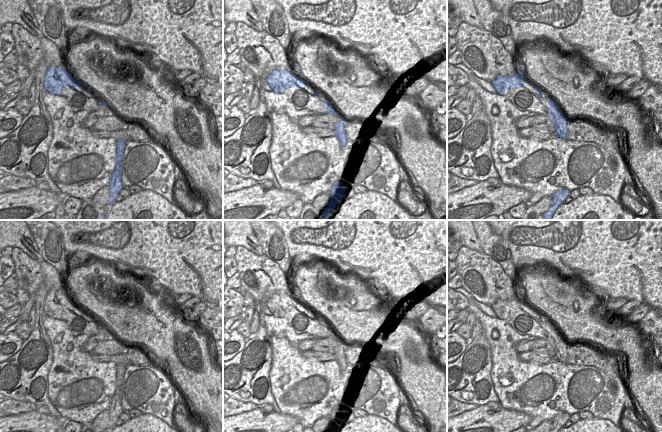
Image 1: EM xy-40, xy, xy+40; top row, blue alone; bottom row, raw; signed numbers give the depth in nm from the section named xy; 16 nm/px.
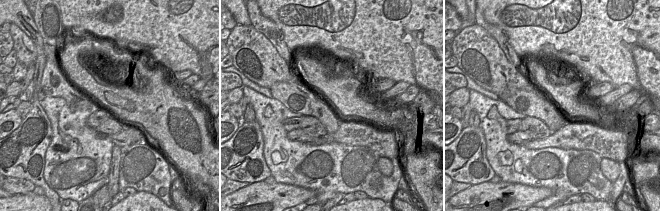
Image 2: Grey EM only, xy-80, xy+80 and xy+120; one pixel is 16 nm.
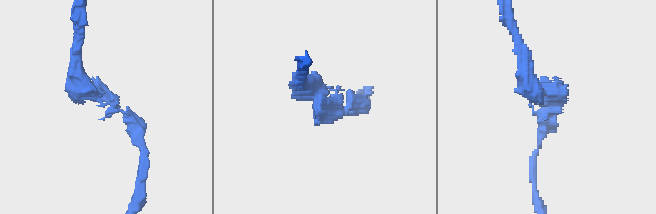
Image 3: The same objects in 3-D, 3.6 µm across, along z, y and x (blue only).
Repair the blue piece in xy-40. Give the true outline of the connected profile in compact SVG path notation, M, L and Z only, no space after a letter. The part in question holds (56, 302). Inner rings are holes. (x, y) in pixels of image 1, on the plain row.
M62 289L48 292L44 302L44 313L47 316L60 320L60 313L71 310L78 312L81 306L72 301Z

